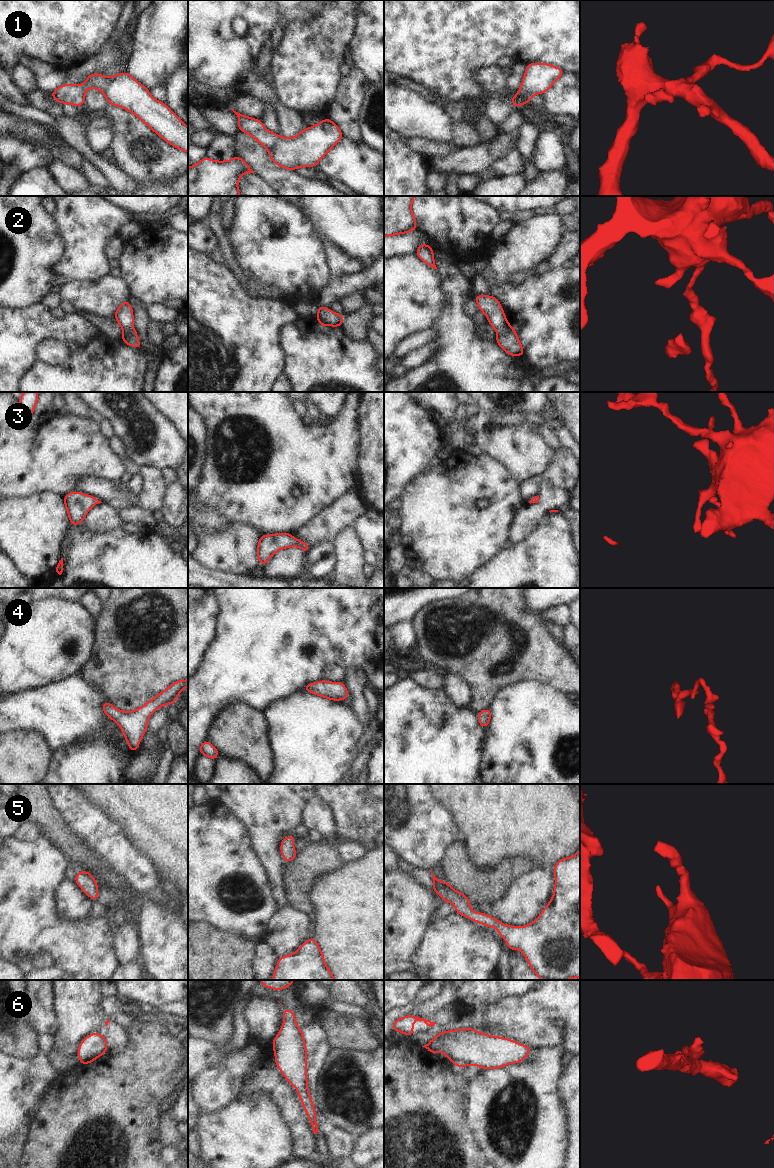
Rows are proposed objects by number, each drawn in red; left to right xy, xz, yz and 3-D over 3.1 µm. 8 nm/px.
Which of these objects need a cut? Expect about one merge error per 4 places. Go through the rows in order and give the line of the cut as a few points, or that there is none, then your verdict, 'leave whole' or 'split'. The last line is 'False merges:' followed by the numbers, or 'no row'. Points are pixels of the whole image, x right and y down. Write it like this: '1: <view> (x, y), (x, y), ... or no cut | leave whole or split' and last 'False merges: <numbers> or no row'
1: xz (280, 136), (276, 143), (267, 149) | split
2: no cut | leave whole
3: no cut | leave whole
4: no cut | leave whole
5: no cut | leave whole
6: yz (441, 1033), (440, 1037), (433, 1044) | split
False merges: 1, 6

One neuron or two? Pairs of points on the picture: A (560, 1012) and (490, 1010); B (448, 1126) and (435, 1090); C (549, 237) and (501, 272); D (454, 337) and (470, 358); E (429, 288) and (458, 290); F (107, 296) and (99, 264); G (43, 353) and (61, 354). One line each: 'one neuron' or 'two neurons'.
A: one neuron
B: one neuron
C: one neuron
D: one neuron
E: two neurons
F: two neurons
G: one neuron

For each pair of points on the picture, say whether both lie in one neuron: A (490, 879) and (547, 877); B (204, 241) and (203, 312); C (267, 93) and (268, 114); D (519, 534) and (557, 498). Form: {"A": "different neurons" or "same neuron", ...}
{"A": "different neurons", "B": "different neurons", "C": "different neurons", "D": "same neuron"}

